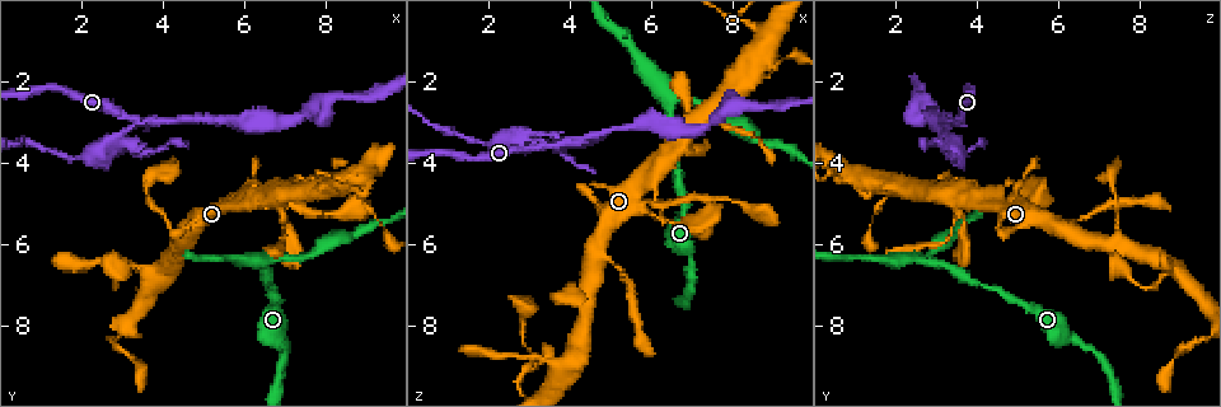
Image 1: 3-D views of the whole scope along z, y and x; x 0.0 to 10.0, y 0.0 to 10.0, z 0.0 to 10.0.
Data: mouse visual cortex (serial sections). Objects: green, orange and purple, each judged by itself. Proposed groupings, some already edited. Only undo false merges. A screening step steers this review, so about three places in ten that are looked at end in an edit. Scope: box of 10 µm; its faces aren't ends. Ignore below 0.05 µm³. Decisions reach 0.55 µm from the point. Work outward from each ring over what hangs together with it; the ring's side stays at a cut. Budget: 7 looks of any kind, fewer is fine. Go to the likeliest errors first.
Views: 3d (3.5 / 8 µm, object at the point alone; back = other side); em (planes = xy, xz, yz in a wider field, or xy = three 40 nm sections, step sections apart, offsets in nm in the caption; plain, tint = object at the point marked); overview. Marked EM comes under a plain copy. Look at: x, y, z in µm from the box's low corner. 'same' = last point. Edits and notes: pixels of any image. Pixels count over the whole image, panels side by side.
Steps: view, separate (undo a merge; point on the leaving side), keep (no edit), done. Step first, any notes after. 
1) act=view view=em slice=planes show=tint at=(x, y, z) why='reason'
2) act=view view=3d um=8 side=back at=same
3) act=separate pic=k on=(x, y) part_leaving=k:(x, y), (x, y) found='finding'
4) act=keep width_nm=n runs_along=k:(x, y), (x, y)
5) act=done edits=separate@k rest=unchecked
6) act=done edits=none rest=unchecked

act=view view=3d um=3.5 at=(3.45, 2.95, 3.65) why='sharp bend'

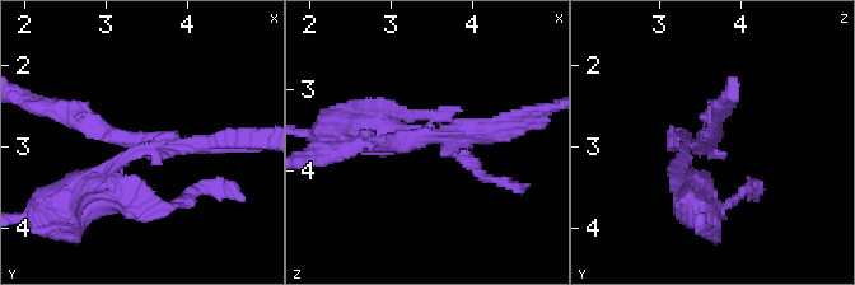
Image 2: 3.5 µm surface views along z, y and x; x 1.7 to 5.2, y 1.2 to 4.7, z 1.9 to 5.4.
act=view view=em slice=xy step=2 show=tint at=(3.50, 2.95, 3.60) arms=3 arm_widths_nm=150,200,200 why='now the EM'

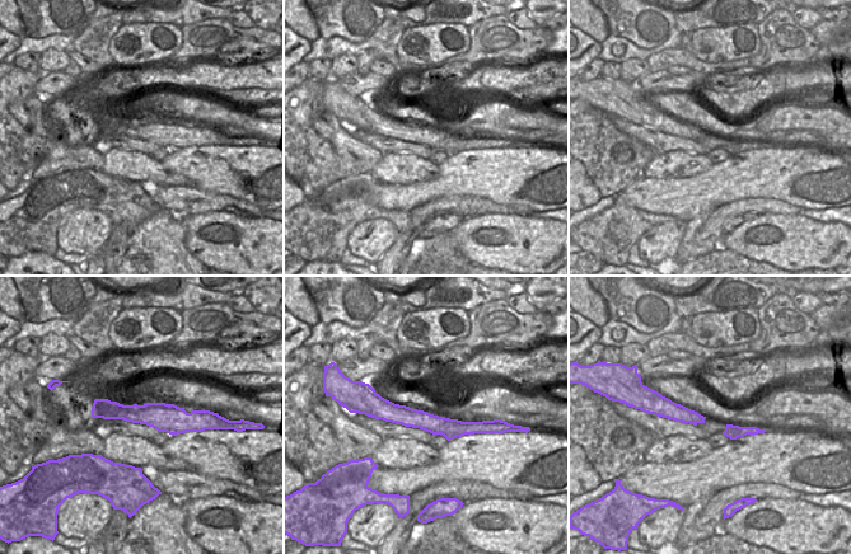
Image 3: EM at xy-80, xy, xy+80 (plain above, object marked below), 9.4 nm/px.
act=separate pic=2 on=(396, 111) found='two cells meet here'

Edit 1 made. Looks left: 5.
act=view view=3d um=8 at=(3.15, 6.55, 8.80) why='sudden change in width'

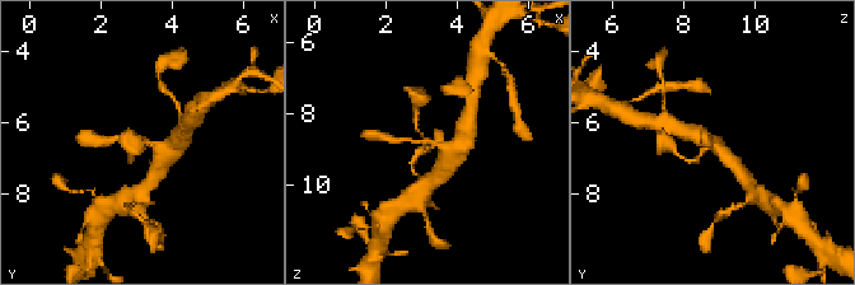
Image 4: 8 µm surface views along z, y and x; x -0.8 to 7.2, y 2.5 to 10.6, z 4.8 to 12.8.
act=view view=em slice=xy step=5 show=tint at=same arms=3 arm_widths_nm=100,150,400

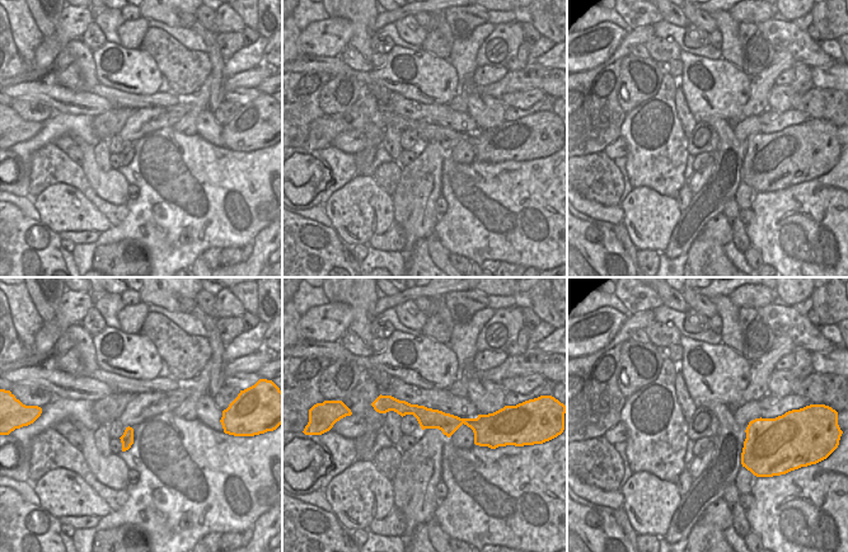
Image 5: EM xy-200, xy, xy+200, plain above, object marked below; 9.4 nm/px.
act=keep runs_along=5:(376, 403), (479, 427) found='continuous, no second cell'

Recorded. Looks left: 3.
act=view view=3d um=3.5 at=(6.55, 6.25, 2.50) why='a fork'

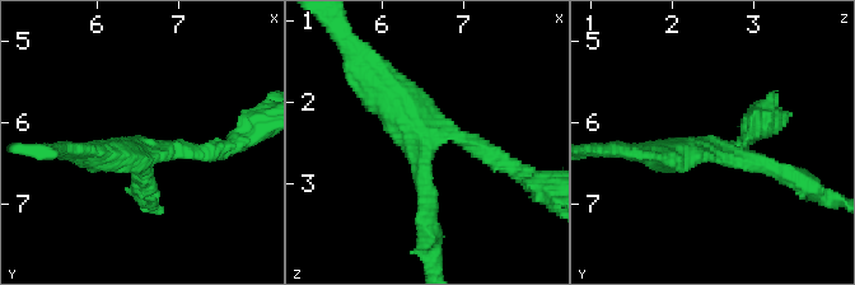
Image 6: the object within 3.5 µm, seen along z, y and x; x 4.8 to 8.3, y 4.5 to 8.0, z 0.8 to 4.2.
act=view view=em slice=xy step=5 show=tint at=(6.55, 6.25, 2.45) arms=3 arm_widths_nm=200,200,400

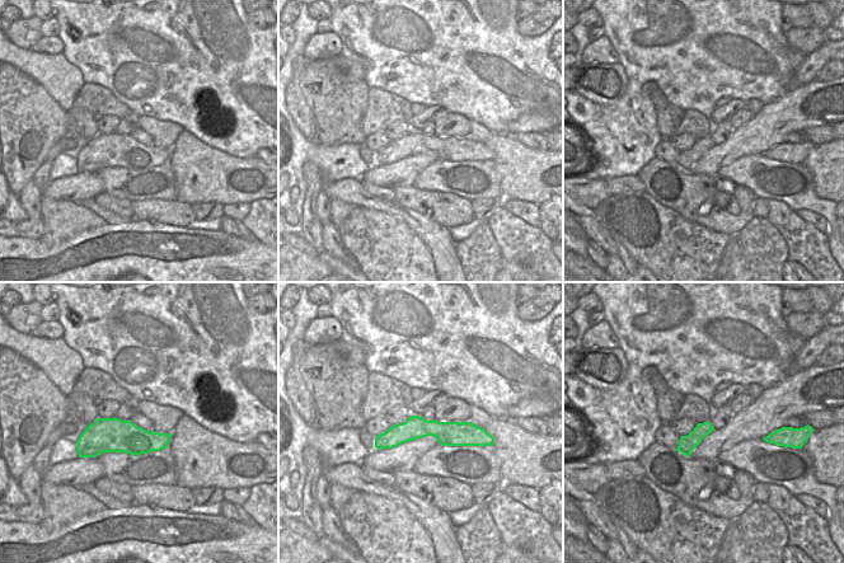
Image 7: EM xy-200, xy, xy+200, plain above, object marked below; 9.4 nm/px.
act=view view=em slice=planes show=tint at=same

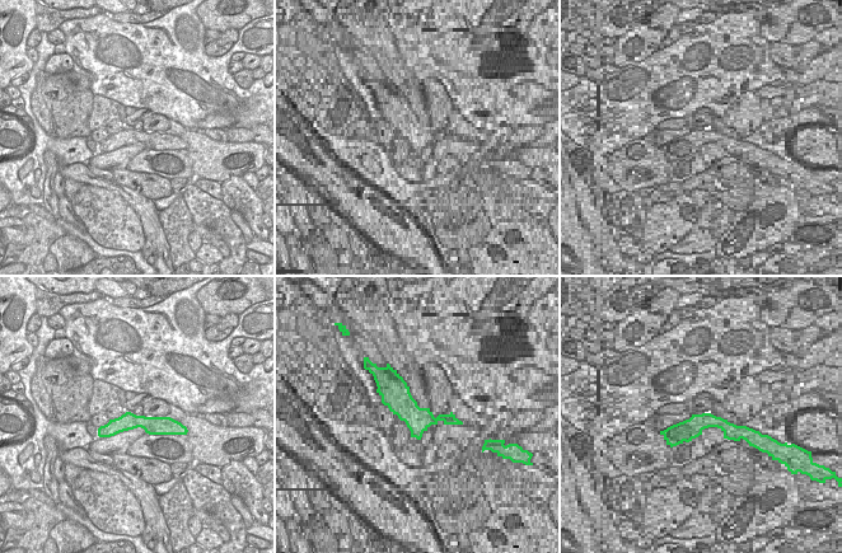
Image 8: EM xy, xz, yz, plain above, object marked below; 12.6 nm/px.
act=keep runs_along=6:(428, 216), (428, 143), (377, 80) found='continuous, no second cell'

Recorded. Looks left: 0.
act=done edits=separate@2 rest=unchecked

